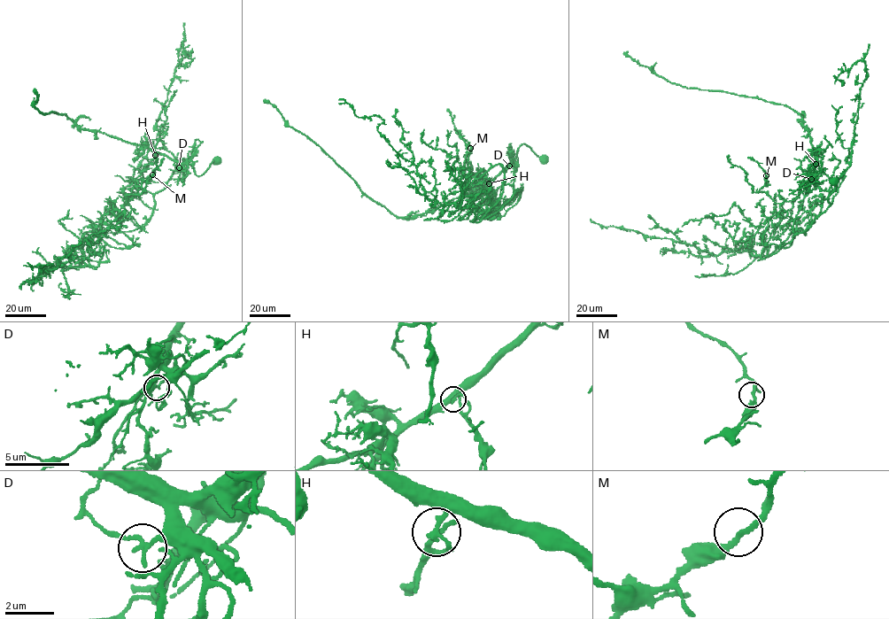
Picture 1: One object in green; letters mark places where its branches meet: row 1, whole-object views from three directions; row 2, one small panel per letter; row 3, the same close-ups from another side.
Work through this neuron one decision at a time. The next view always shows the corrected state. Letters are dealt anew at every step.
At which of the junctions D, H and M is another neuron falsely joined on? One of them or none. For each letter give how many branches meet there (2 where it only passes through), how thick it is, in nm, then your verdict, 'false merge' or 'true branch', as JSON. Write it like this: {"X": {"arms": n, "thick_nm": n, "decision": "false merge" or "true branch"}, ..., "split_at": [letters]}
{"D": {"arms": 2, "thick_nm": 200, "decision": "true branch"}, "H": {"arms": 2, "thick_nm": 190, "decision": "false merge"}, "M": {"arms": 2, "thick_nm": 190, "decision": "true branch"}, "split_at": ["H"]}

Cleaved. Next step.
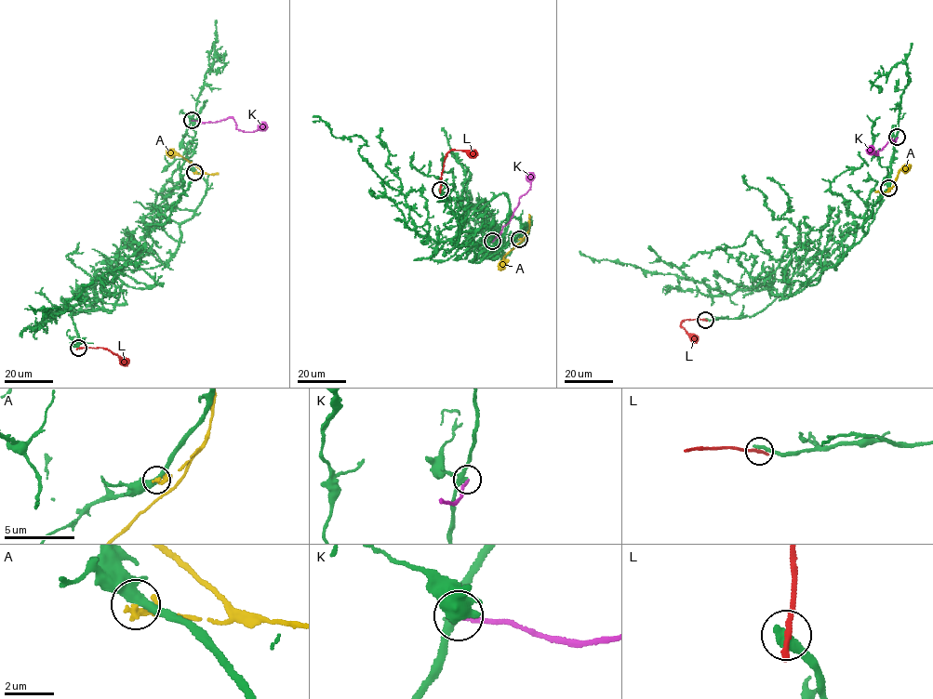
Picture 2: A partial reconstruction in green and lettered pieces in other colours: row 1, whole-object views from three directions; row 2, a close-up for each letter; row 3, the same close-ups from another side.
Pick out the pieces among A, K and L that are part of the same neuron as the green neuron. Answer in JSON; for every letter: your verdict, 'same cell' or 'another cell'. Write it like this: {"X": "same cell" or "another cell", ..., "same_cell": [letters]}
{"A": "another cell", "K": "another cell", "L": "another cell", "same_cell": []}

